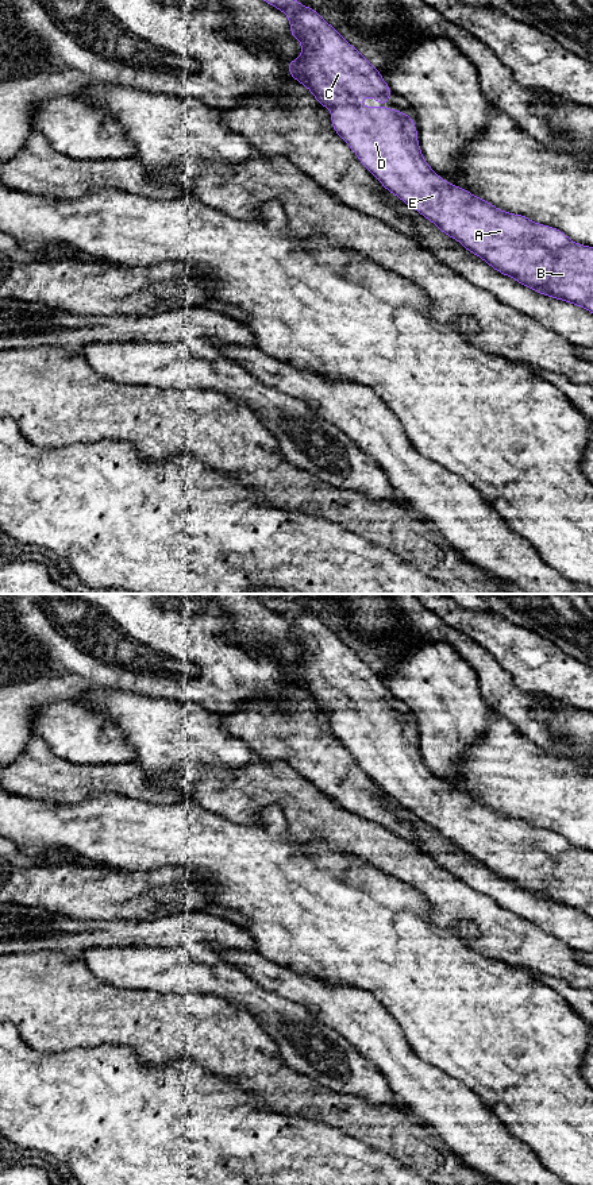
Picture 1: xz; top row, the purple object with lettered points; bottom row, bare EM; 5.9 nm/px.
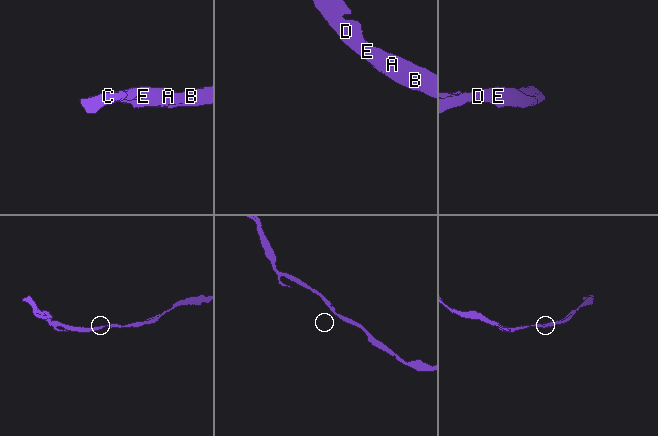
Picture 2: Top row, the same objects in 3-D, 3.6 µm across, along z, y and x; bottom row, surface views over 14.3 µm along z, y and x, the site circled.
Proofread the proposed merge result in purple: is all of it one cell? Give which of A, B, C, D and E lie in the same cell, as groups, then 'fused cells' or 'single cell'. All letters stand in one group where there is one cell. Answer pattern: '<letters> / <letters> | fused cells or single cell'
A B C D E | single cell

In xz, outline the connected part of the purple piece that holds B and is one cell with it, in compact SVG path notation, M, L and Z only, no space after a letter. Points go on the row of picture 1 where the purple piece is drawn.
M263 0L282 11L290 24L290 35L301 42L301 55L286 66L290 77L309 89L321 107L331 111L334 131L350 146L359 162L381 185L403 200L408 206L434 223L443 233L459 242L465 250L484 259L498 273L513 278L525 287L543 296L562 300L593 313L593 247L578 244L562 231L535 223L524 215L515 215L471 194L461 186L451 185L439 177L423 158L413 119L397 109L363 107L363 97L378 103L390 100L390 88L381 73L313 8L297 0Z

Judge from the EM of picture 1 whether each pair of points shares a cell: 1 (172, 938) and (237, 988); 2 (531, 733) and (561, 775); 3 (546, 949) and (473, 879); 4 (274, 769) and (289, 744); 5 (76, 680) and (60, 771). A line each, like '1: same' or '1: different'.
1: different
2: different
3: different
4: different
5: different

